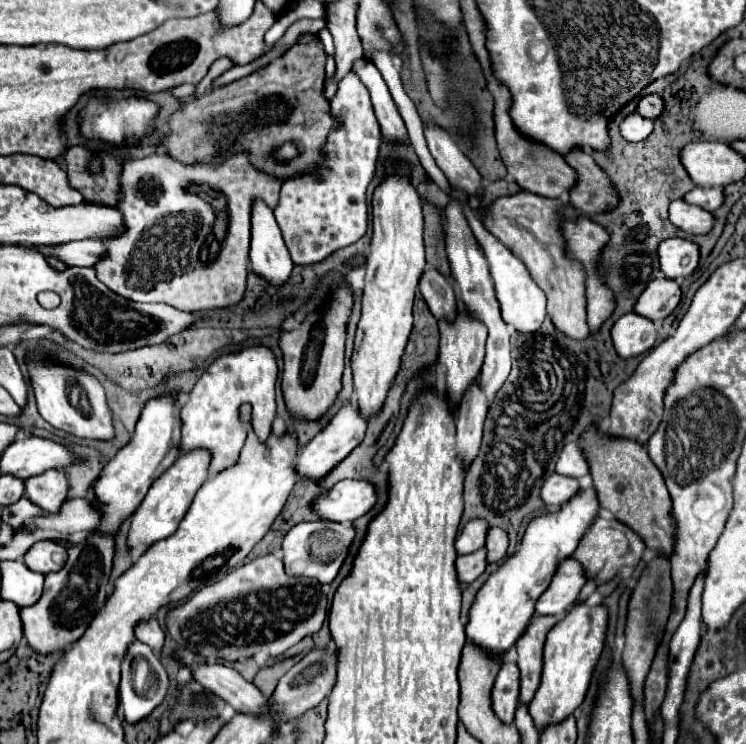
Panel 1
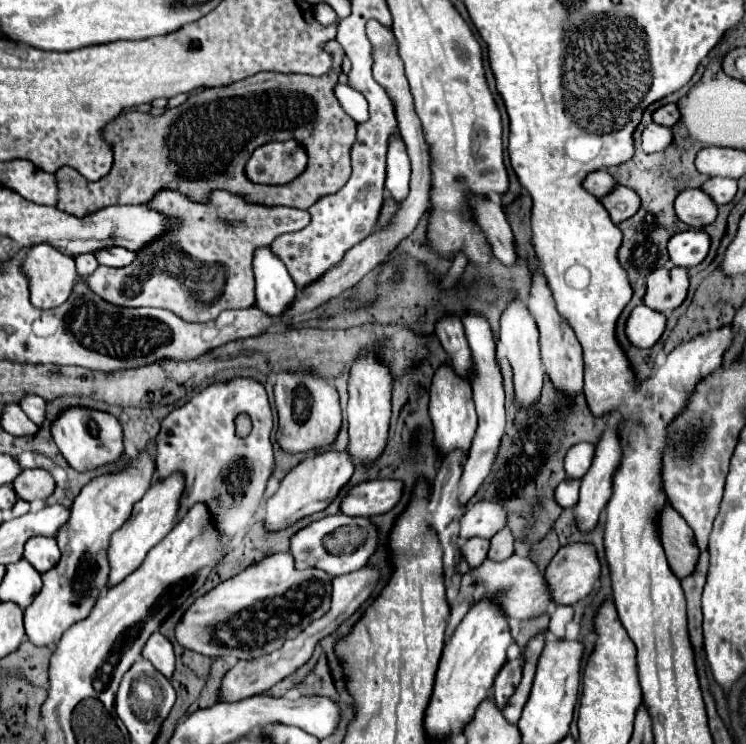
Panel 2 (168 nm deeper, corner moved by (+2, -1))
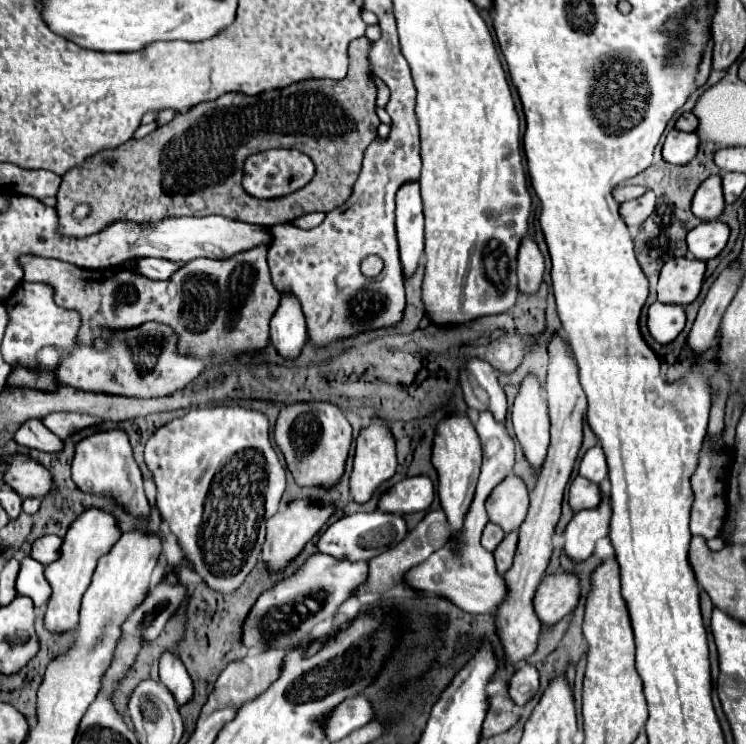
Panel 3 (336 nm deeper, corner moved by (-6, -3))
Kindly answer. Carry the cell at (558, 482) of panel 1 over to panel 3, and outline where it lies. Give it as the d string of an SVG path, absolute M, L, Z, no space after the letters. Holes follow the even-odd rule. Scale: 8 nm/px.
M575 477L571 487L569 487L569 505L571 509L577 513L581 509L591 509L597 507L601 499L601 489L599 485L583 479L583 477Z

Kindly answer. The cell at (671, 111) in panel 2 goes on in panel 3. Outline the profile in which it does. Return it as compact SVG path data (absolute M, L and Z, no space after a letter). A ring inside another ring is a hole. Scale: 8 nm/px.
M683 113L683 115L677 119L675 127L677 127L679 131L695 131L695 129L697 129L697 117L695 117L693 113Z

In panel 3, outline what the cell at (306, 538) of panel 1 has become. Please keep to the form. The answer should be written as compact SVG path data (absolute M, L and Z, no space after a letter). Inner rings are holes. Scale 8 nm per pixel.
M373 511L373 513L355 513L355 515L347 515L341 517L339 521L335 521L319 539L317 549L325 555L331 555L335 559L347 559L351 563L357 561L369 561L377 555L381 555L383 551L395 547L395 543L399 543L407 533L405 527L405 519L393 513L381 513L381 511Z

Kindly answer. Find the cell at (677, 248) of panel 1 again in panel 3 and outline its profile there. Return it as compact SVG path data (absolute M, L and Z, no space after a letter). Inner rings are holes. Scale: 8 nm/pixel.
M707 221L687 233L687 249L699 261L709 261L721 253L729 237L729 227L721 221Z

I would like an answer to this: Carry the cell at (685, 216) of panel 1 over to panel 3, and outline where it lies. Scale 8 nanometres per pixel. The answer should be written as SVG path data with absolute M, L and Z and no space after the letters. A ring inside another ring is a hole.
M715 175L711 179L705 179L699 189L695 191L691 211L701 221L715 221L725 209L723 191L721 191L721 177Z

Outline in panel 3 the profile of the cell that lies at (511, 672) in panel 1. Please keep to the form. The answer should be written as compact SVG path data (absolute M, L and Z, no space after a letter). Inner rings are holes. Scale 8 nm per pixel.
M523 665L509 679L509 697L523 707L539 689L539 673L533 665Z

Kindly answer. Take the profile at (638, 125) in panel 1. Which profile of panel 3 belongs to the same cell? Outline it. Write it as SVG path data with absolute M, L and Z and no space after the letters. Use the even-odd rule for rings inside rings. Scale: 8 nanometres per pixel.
M669 131L663 143L663 159L673 165L683 165L689 163L695 157L699 139L695 133L685 133L685 131Z

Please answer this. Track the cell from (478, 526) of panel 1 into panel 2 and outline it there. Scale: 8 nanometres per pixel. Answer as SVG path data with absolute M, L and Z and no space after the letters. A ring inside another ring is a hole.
M475 501L465 515L461 517L461 533L459 541L467 541L469 537L485 537L491 539L507 525L507 509L497 501Z

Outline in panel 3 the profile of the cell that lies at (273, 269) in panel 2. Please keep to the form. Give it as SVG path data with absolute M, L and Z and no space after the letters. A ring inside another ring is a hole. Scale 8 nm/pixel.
M281 293L281 303L271 317L271 341L283 357L297 357L307 339L305 315L295 295Z

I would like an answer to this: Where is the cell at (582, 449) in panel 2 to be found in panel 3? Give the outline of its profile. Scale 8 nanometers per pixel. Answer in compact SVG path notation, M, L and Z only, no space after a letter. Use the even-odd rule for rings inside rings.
M601 445L591 447L579 465L579 475L593 481L593 483L603 483L607 479L607 461Z

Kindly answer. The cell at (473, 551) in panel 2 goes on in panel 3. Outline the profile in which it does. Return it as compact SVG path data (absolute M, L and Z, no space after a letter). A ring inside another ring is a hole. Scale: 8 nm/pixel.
M487 523L487 527L483 529L481 545L485 547L485 551L493 553L493 551L495 551L495 547L501 543L503 535L505 535L505 533L503 533L503 531L499 531L499 527L497 527L497 525L493 525L493 523Z

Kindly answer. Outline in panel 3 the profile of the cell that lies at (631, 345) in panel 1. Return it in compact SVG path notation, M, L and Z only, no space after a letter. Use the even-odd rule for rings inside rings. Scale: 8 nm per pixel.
M655 301L647 311L647 329L661 345L671 343L685 327L685 311L679 305Z

